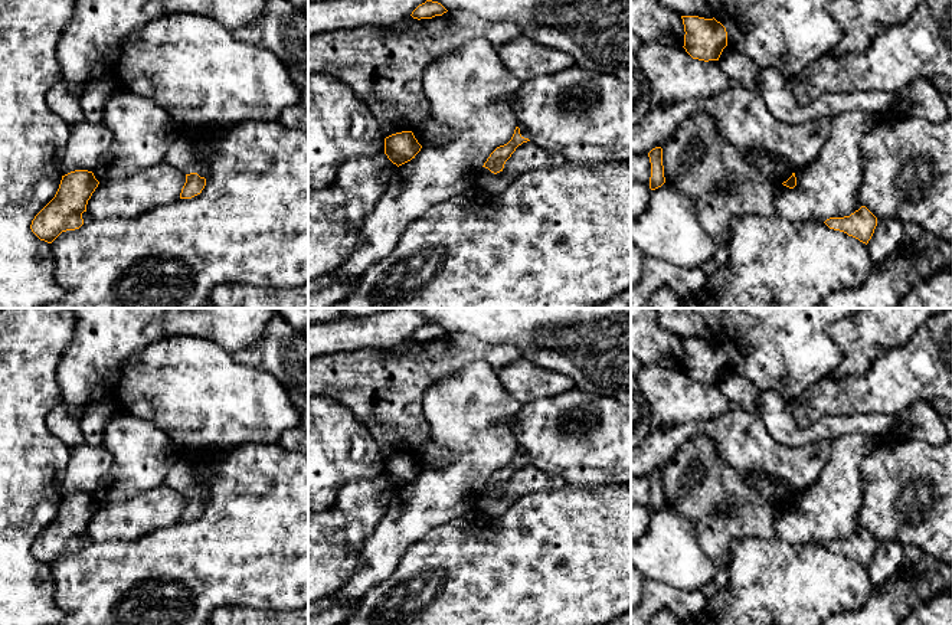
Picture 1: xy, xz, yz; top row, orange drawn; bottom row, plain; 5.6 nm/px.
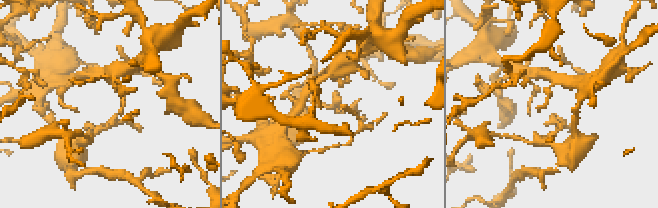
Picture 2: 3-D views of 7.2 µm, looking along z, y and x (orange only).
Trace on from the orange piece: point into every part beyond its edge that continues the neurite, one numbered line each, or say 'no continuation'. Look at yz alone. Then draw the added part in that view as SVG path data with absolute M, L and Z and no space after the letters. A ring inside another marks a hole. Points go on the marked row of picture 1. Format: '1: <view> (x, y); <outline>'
no continuation

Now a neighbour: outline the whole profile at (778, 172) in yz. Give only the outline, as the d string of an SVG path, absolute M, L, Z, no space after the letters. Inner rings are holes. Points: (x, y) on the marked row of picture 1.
M753 151L743 154L746 163L755 166L765 176L772 179L775 184L782 184L792 176L792 170L783 161L771 160L766 154Z

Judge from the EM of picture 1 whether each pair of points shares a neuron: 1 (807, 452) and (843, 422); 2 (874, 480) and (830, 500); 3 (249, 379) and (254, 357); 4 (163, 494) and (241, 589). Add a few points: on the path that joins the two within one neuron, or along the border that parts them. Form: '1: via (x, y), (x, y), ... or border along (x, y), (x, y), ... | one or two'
1: border along (831, 441), (808, 441), (788, 445) | two
2: border along (872, 452), (860, 468), (861, 504), (857, 519) | two
3: border along (234, 357), (241, 363), (268, 370), (281, 385) | two
4: border along (179, 520), (147, 533) | two

